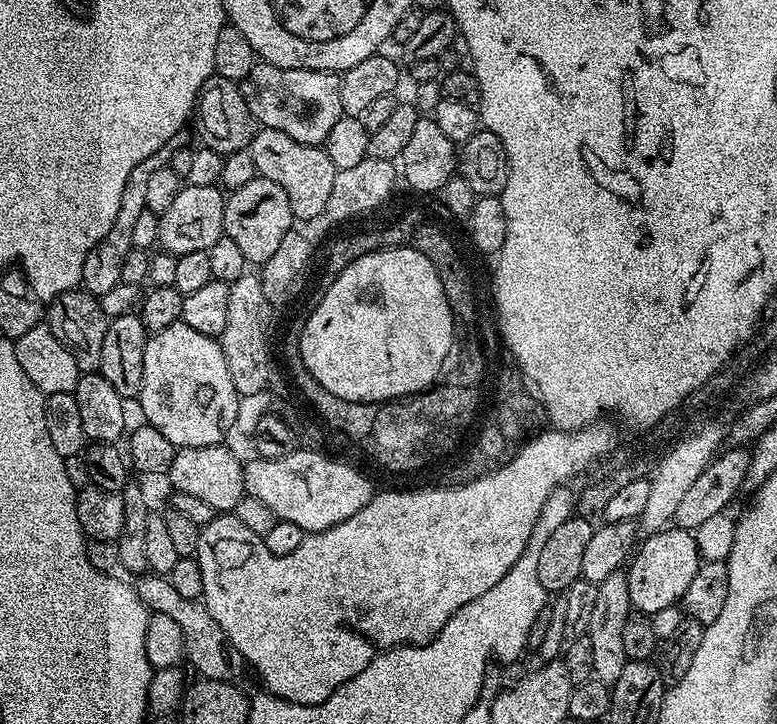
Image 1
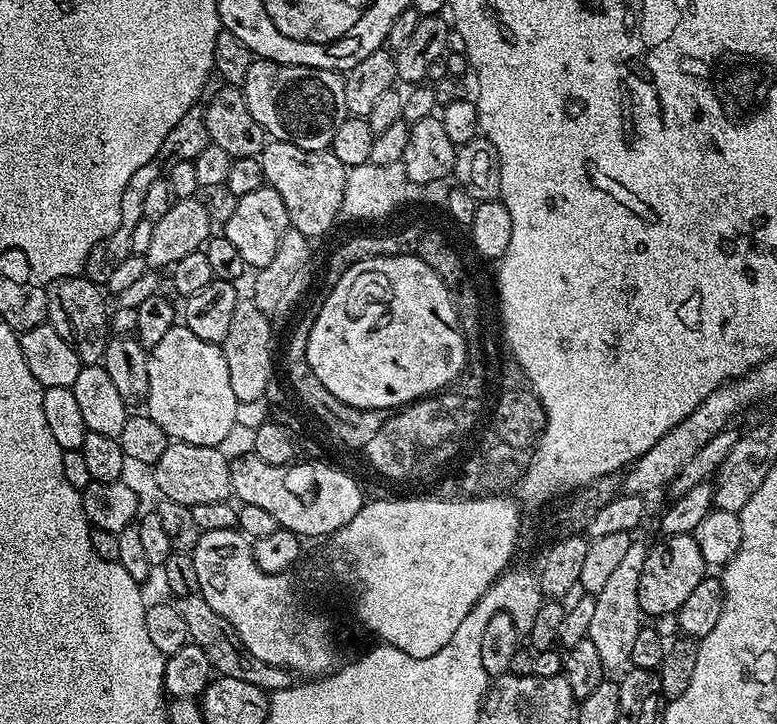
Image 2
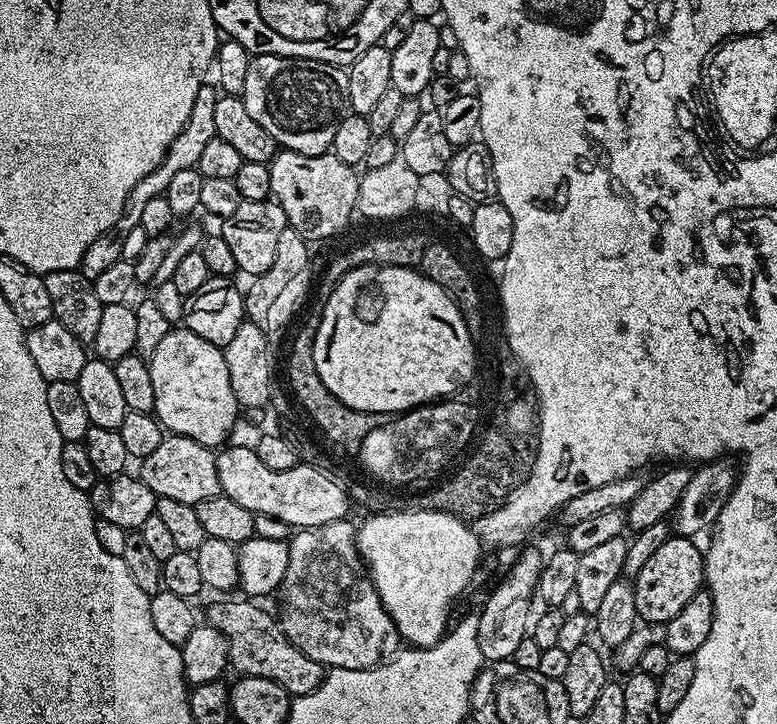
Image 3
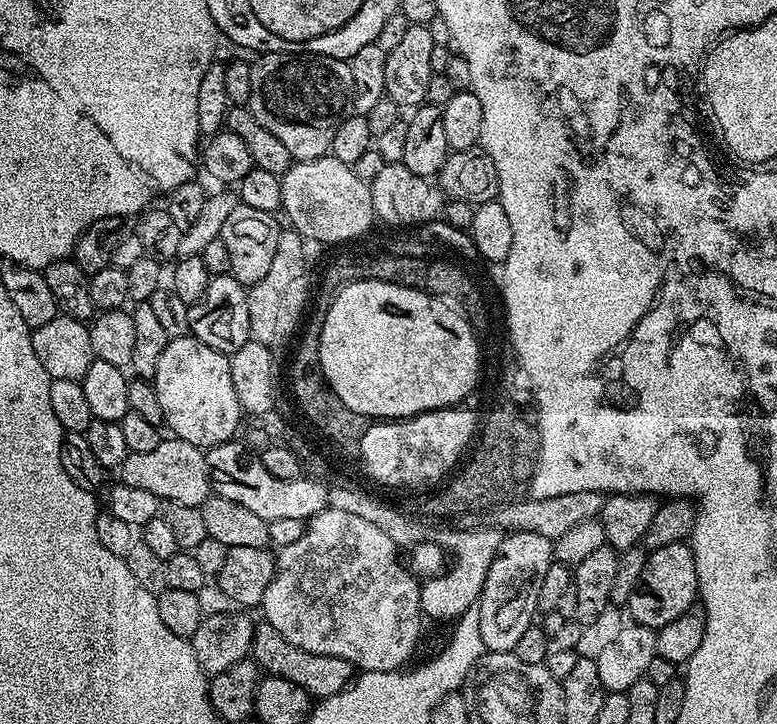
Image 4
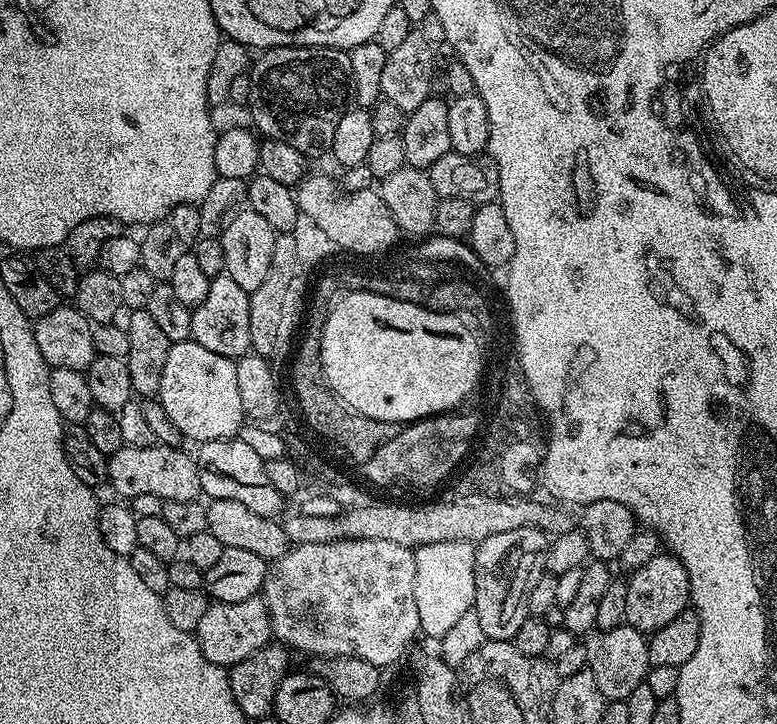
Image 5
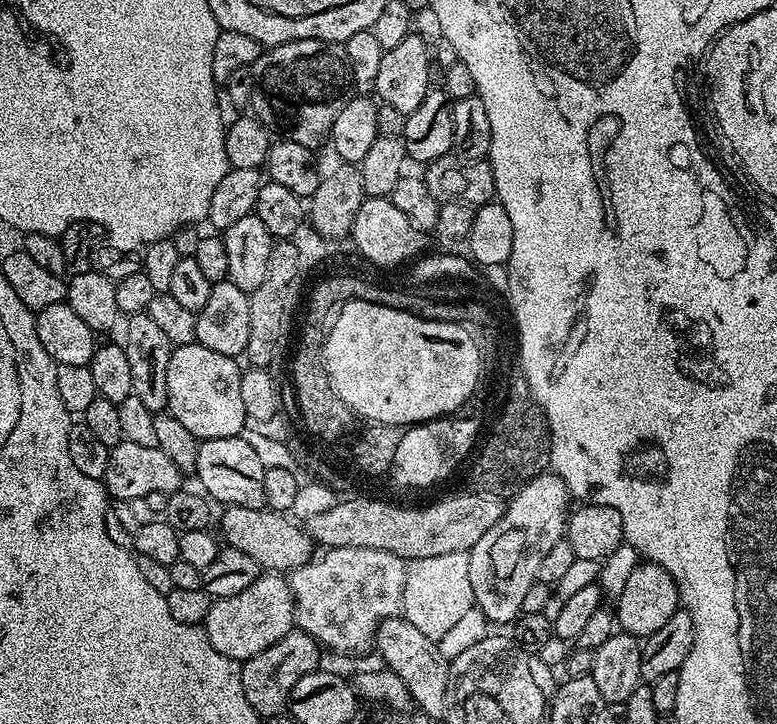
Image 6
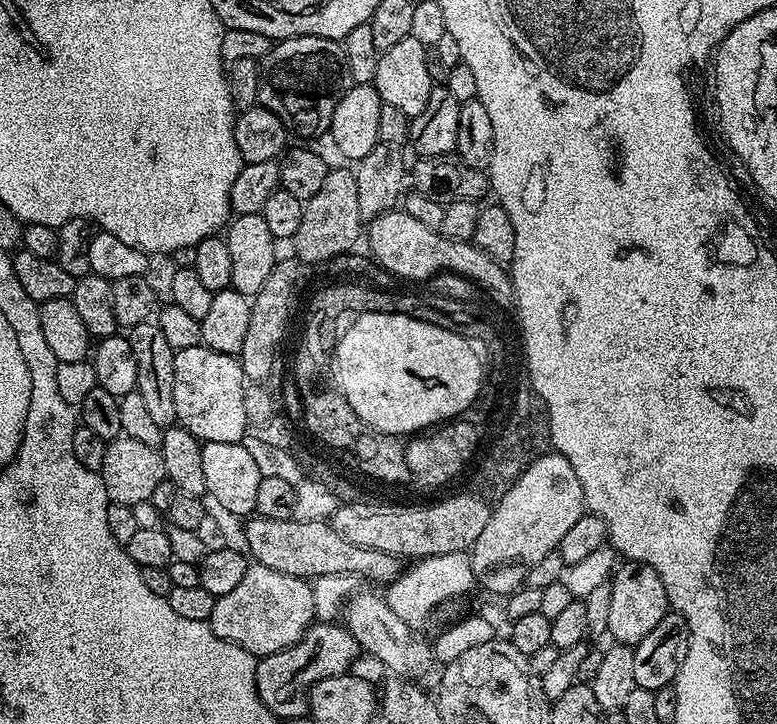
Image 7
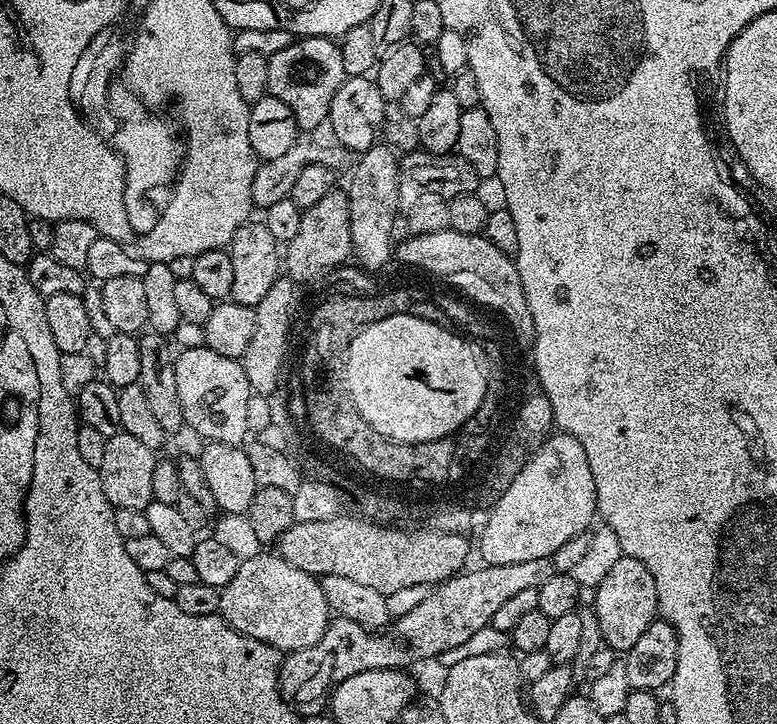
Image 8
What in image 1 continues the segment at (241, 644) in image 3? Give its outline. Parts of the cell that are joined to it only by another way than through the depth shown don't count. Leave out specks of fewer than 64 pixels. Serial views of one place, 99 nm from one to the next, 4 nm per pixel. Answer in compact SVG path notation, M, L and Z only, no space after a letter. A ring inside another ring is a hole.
M144 574L135 581L134 587L138 598L143 604L147 604L152 612L167 614L178 622L182 629L184 639L184 660L192 663L192 668L197 677L206 680L227 680L229 682L239 681L239 676L246 672L246 665L241 656L236 653L235 648L228 643L226 634L214 622L203 603L195 600L184 600L175 592L174 586L170 586L167 578L155 574Z

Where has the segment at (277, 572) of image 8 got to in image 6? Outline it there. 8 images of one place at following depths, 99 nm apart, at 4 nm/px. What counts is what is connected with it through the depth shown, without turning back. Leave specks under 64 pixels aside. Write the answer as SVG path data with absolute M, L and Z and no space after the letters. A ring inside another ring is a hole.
M261 574L246 586L246 590L242 590L242 594L213 599L210 614L206 614L202 627L210 638L210 646L214 646L218 654L243 662L254 654L262 654L266 646L274 646L274 642L293 631L295 606L291 586L283 575Z

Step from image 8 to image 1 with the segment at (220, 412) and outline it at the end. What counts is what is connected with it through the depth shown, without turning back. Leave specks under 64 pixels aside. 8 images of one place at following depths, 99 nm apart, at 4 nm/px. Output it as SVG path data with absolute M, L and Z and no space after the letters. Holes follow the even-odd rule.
M182 322L149 335L142 358L142 386L138 403L144 411L146 423L170 438L177 449L224 444L224 435L235 429L239 401L240 395L234 390L234 378L230 378L230 366L226 366L226 358L213 337L198 334L198 330Z

